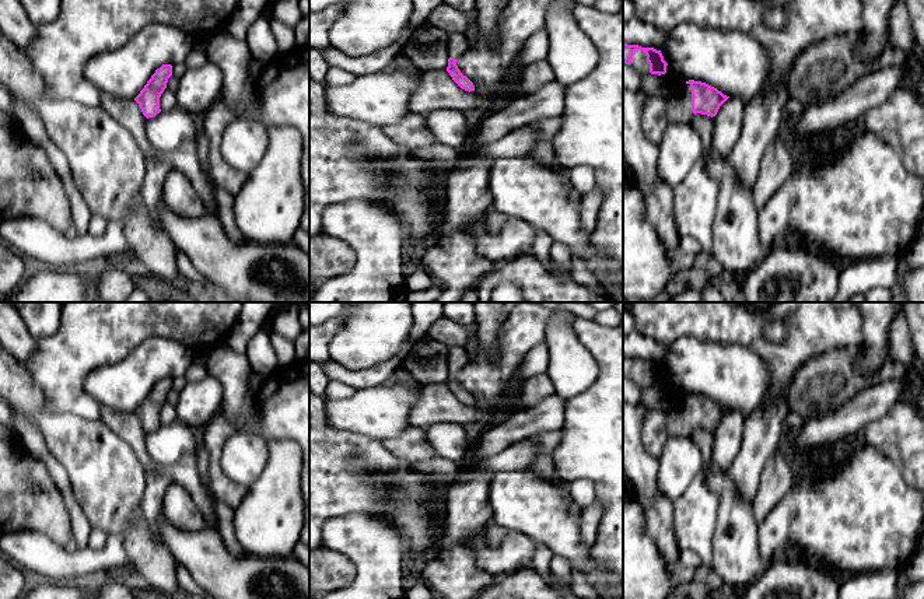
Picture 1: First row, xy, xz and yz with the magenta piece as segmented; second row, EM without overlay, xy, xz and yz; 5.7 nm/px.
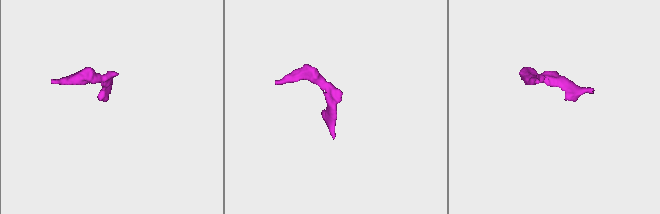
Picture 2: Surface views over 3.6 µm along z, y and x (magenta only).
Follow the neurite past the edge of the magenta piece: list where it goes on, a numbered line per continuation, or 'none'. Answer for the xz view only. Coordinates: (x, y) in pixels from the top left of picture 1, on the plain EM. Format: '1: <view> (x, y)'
1: xz (458, 357)

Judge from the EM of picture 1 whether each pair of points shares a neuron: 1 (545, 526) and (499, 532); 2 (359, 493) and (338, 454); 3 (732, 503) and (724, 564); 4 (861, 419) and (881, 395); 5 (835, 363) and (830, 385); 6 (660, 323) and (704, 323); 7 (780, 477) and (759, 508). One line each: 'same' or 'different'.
1: different
2: same
3: same
4: same
5: same
6: same
7: same

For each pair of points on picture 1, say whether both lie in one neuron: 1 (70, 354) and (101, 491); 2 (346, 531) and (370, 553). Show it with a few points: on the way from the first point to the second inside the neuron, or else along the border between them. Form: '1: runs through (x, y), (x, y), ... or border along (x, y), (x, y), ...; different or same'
1: border along (52, 410), (100, 420); different
2: runs through (352, 535), (364, 547); same

